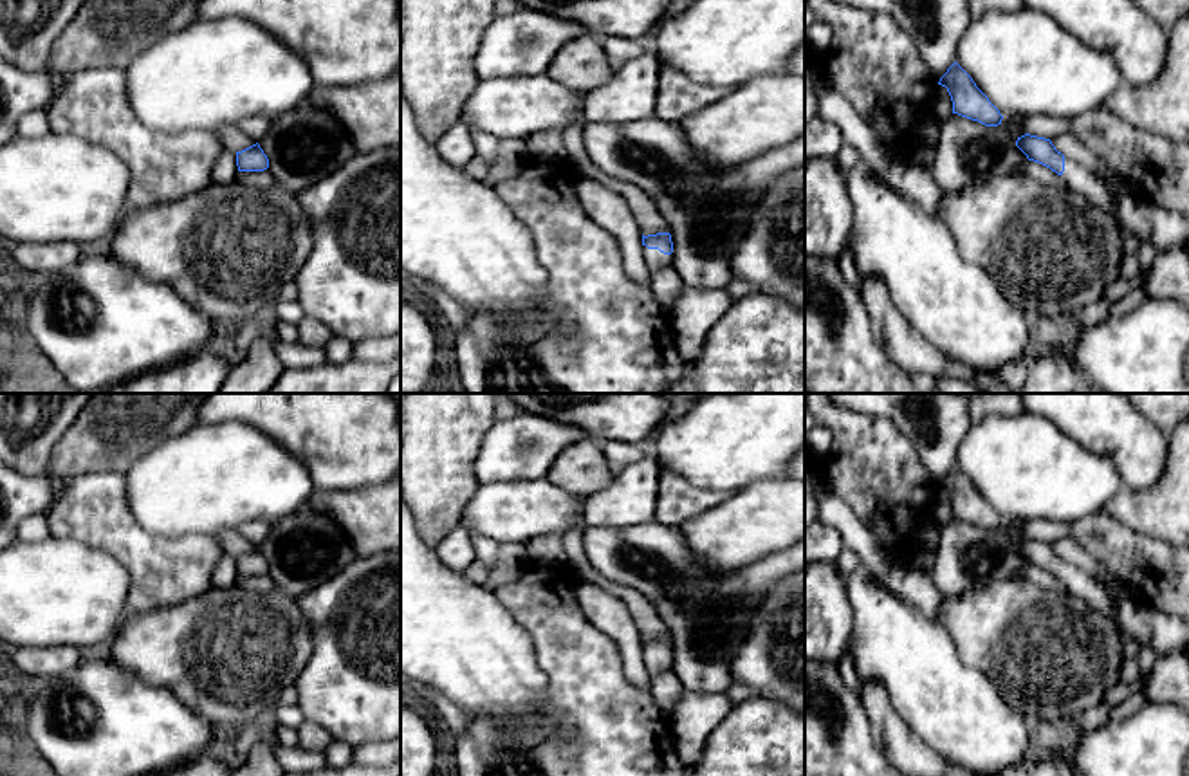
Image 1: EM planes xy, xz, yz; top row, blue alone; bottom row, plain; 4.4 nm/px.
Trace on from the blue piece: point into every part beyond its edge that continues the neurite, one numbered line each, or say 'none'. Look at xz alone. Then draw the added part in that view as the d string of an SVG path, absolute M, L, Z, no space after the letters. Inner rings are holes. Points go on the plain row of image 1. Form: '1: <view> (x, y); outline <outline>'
1: xz (654, 663); outline M642 650L642 661L650 675L671 670L673 659L664 659L659 653L648 653Z

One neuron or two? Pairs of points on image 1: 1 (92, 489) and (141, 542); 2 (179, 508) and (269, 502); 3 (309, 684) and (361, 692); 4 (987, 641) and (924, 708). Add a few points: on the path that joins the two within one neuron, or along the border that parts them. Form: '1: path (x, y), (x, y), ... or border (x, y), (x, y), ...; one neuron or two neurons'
1: path (101, 502), (129, 529); one neuron
2: path (201, 502), (248, 502); one neuron
3: path (322, 684), (349, 686); one neuron
4: border (942, 627), (957, 654), (975, 666), (996, 692); two neurons

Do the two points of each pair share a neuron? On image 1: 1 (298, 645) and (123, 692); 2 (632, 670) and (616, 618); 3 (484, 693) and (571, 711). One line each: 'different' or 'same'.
1: different
2: same
3: different

